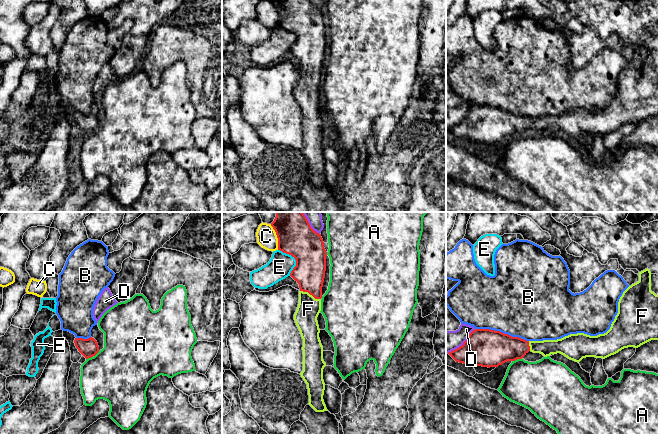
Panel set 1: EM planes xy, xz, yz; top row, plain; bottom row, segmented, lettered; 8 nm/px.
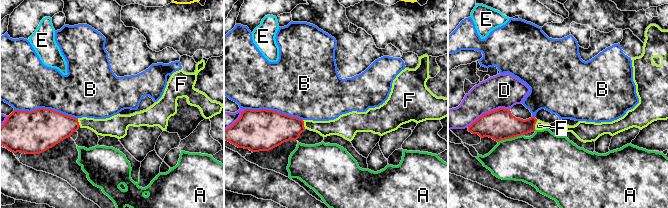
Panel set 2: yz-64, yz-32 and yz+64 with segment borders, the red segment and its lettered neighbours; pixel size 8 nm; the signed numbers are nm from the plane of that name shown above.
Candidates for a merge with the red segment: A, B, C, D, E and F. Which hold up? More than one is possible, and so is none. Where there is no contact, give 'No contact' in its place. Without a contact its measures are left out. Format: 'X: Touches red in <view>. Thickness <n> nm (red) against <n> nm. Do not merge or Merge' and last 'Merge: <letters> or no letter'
A: Touches red in yz. Thickness 300 nm (red) against 380 nm. Do not merge
B: Touches red in yz. Thickness 300 nm (red) against 500 nm. Do not merge
C: Touches red in xz. Thickness 280 nm (red) against 160 nm. Do not merge
D: Touches red in xz. Thickness 280 nm (red) against 70 nm. Do not merge
E: Touches red in xz. Thickness 280 nm (red) against 200 nm. Do not merge
F: Touches red in xz. Thickness 260 nm (red) against 180 nm. Merge
Merge: F

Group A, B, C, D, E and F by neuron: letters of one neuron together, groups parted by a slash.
A / B / C / D / E / F

